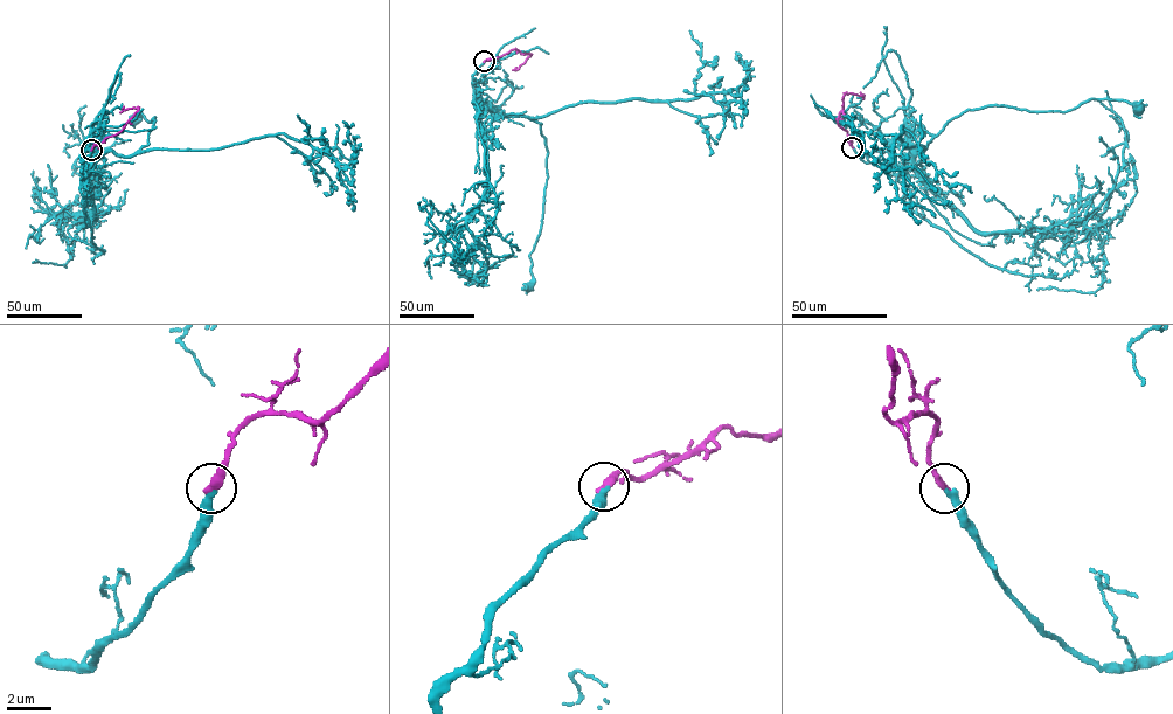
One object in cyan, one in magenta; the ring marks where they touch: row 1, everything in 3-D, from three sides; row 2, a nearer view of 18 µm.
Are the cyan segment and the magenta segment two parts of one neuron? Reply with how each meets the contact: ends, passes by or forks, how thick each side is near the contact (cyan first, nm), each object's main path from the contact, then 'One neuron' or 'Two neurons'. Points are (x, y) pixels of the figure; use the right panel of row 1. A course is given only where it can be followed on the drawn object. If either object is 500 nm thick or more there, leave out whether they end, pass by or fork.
At the ring cyan ends. At the ring magenta ends. Thickness 300 nm (cyan) against 360 nm. Course of cyan: (852, 147), (867, 163), (892, 141), (921, 156), (951, 119), (994, 105), (1066, 112), (1102, 99), (1137, 108). Course of magenta: (852, 147), (838, 119), (844, 95), (863, 96), (860, 92). One neuron

